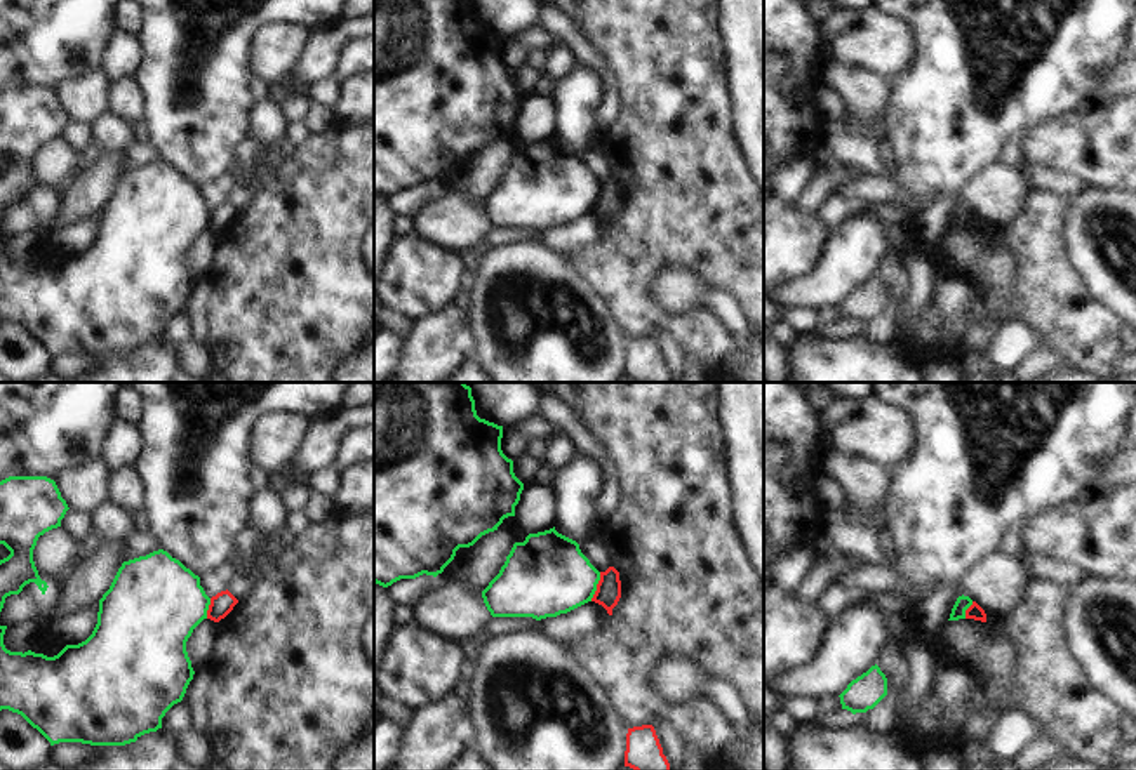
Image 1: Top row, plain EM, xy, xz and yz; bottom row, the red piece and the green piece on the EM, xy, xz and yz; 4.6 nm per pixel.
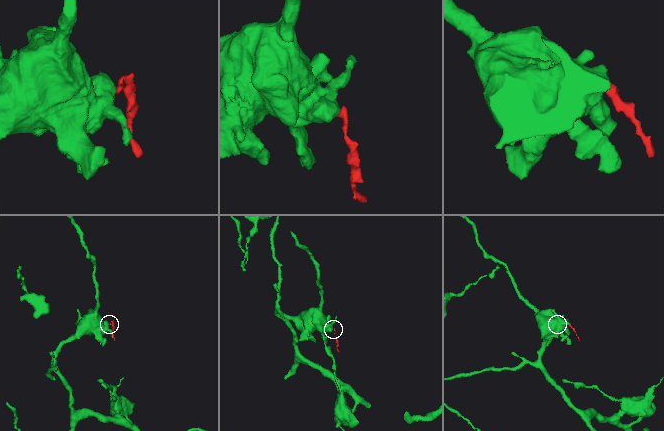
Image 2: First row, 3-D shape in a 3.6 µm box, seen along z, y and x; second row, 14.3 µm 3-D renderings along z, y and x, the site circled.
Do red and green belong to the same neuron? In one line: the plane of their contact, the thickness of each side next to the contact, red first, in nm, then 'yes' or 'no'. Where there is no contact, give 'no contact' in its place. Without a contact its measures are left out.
meets red in xz; 120 nm thick on the red side, 380 nm on the other; no

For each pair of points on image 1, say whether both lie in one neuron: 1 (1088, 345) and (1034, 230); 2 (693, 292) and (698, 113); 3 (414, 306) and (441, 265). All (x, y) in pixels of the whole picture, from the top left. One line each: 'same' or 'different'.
1: same
2: different
3: same

